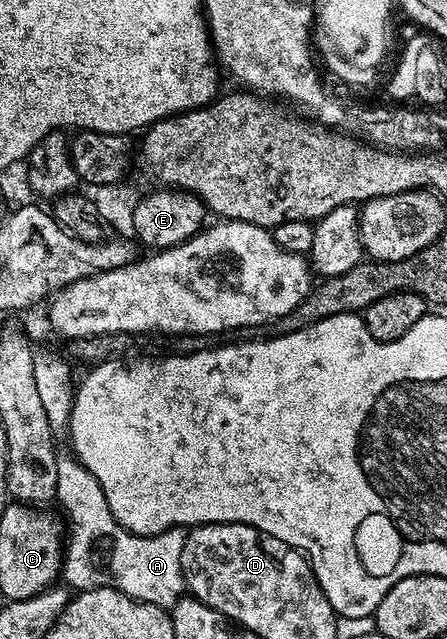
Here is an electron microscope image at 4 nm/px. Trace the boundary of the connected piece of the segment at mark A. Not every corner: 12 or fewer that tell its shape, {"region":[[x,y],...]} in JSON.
{"region":[[56,463],[70,518],[60,572],[173,609],[186,591],[183,528],[137,535],[100,481]]}

